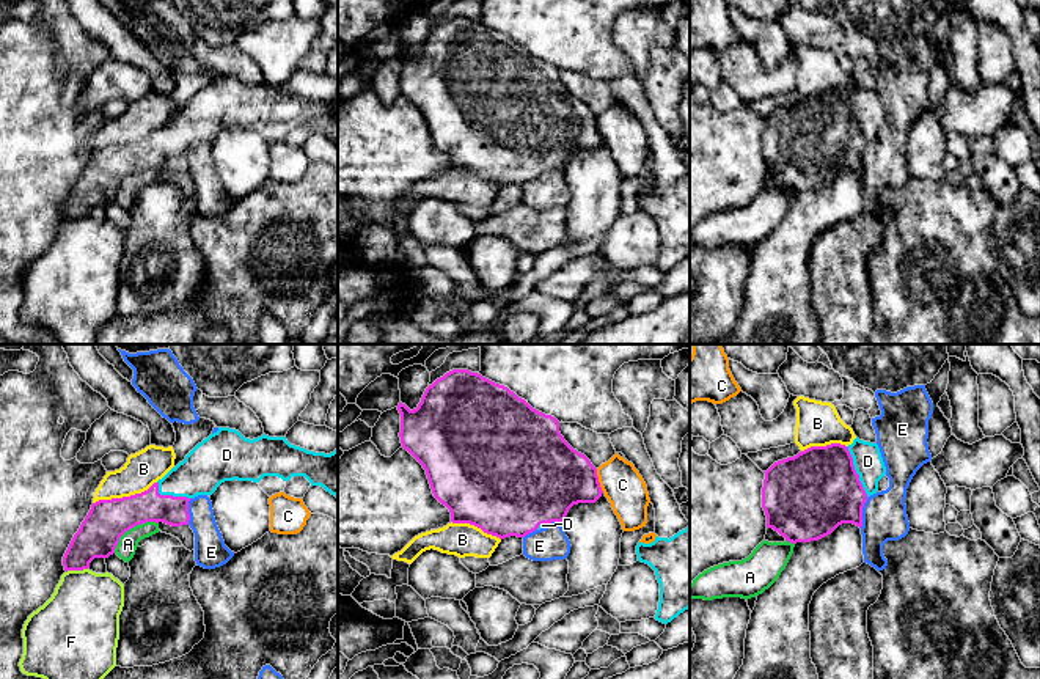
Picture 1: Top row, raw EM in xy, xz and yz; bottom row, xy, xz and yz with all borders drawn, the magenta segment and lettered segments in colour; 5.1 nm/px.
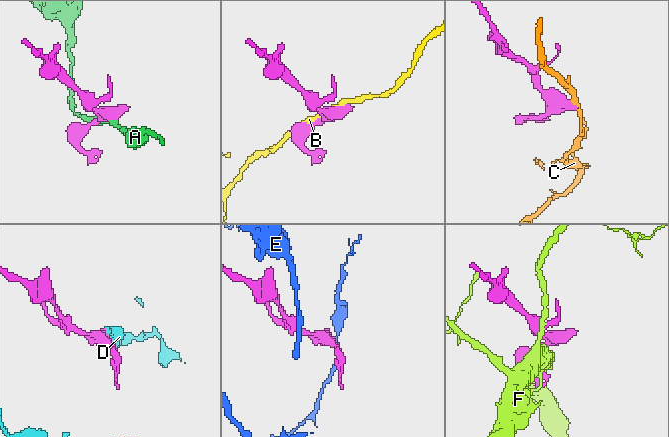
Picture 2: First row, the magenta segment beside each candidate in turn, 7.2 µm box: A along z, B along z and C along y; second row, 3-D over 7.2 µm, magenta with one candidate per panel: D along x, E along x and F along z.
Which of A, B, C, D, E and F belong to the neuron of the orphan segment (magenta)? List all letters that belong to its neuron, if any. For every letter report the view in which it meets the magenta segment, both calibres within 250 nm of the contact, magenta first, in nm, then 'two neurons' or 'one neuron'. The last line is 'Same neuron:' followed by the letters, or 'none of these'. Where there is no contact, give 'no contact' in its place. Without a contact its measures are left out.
A: meets magenta in xy; 220 nm thick on the magenta side, 100 nm on the other; two neurons
B: meets magenta in xy; 220 nm thick on the magenta side, 180 nm on the other; two neurons
C: meets magenta in xz; 380 nm thick on the magenta side, 200 nm on the other; two neurons
D: meets magenta in yz; 420 nm thick on the magenta side, 150 nm on the other; one neuron
E: meets magenta in yz; 420 nm thick on the magenta side, 220 nm on the other; two neurons
F: meets magenta in xy; 220 nm thick on the magenta side, 380 nm on the other; two neurons
Same neuron: D

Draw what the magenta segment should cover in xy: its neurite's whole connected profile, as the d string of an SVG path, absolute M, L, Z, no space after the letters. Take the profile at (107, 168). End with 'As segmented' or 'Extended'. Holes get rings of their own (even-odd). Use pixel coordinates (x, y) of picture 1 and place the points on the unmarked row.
M218 75L148 138L93 151L63 204L64 218L83 218L94 206L108 206L115 201L119 185L137 173L146 170L163 170L171 174L189 173L189 149L198 143L212 143L225 129L259 130L264 124L278 124L283 129L305 124L311 134L320 134L338 146L338 96L330 102L314 101L291 93L286 85L264 82L250 88L236 77Z. Extended

